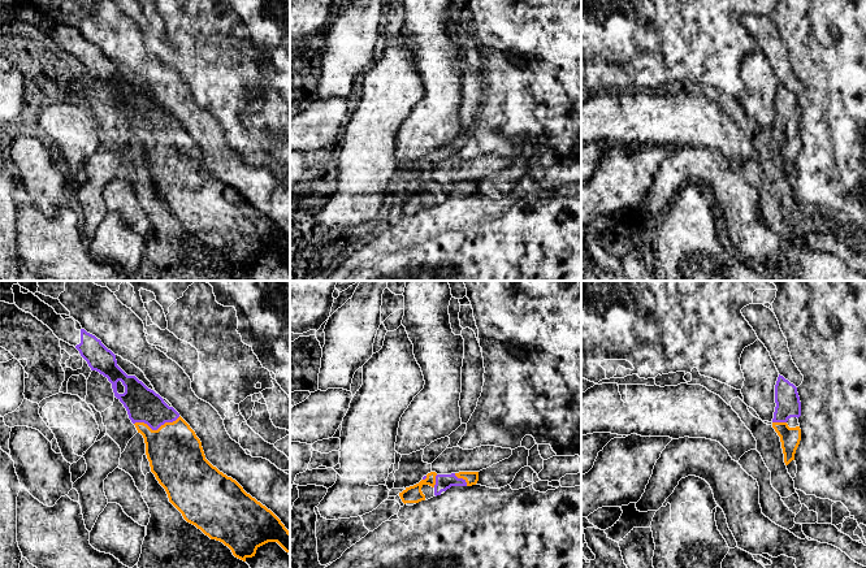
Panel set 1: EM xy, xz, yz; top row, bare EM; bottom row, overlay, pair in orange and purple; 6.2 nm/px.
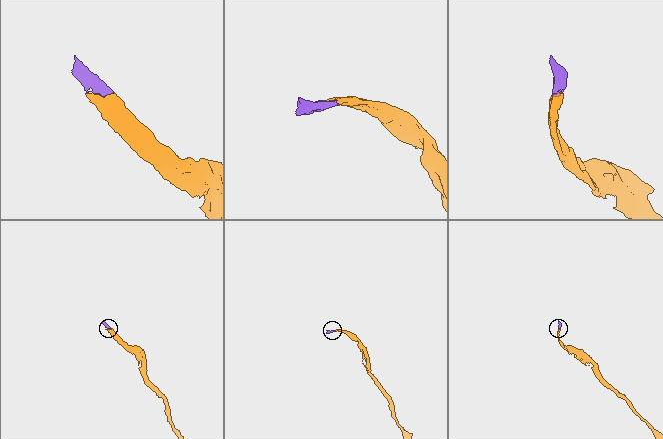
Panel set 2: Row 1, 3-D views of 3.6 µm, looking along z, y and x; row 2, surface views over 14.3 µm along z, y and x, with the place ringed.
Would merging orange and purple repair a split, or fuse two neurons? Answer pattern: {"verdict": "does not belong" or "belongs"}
{"verdict": "belongs"}

